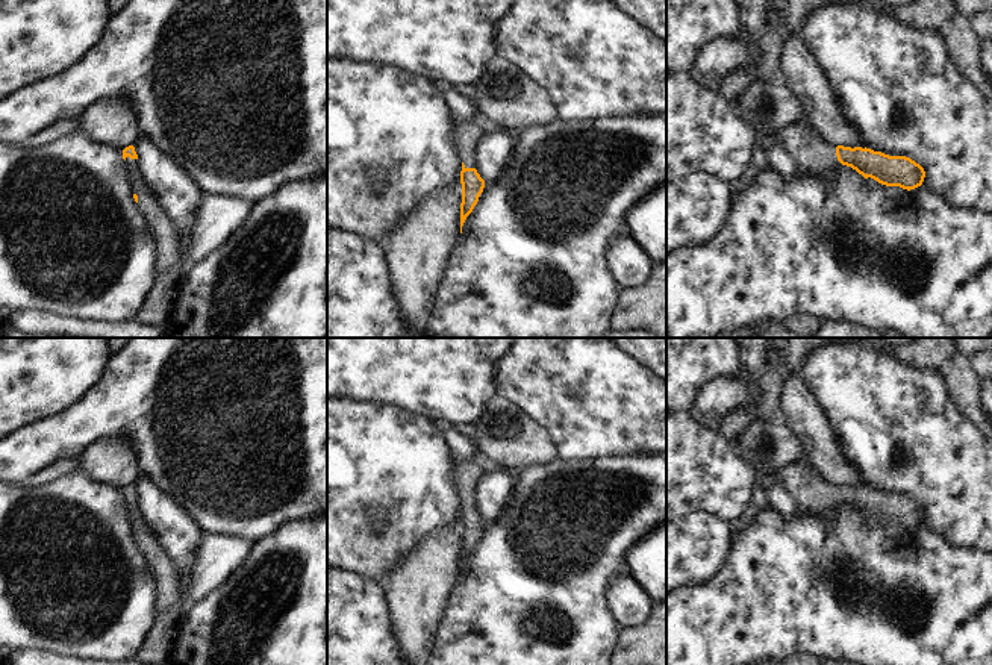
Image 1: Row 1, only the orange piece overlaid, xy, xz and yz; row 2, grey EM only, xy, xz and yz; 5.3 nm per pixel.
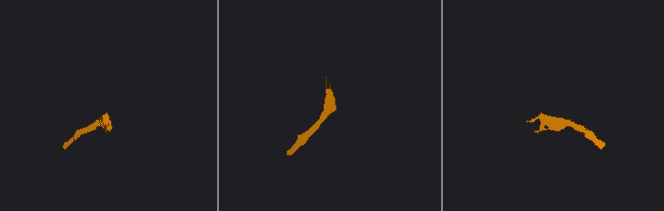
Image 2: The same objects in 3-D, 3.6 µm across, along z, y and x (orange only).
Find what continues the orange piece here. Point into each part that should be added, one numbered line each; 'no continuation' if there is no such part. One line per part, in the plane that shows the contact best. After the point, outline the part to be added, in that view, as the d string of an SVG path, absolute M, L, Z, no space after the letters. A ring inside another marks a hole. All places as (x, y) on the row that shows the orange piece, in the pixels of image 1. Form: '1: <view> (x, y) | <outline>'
1: yz (814, 156) | M803 123L785 127L774 141L791 153L801 177L815 176L822 180L831 180L834 173L842 168L836 156L836 147L822 141Z

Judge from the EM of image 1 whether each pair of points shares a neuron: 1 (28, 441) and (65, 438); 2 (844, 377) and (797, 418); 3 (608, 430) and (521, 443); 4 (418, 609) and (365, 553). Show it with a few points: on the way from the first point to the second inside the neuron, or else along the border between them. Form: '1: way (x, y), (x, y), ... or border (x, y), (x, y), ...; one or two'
1: way (37, 438), (56, 438); one
2: border (800, 373), (833, 433); two
3: border (524, 414), (545, 429), (558, 458); two
4: border (412, 547), (388, 573); two

